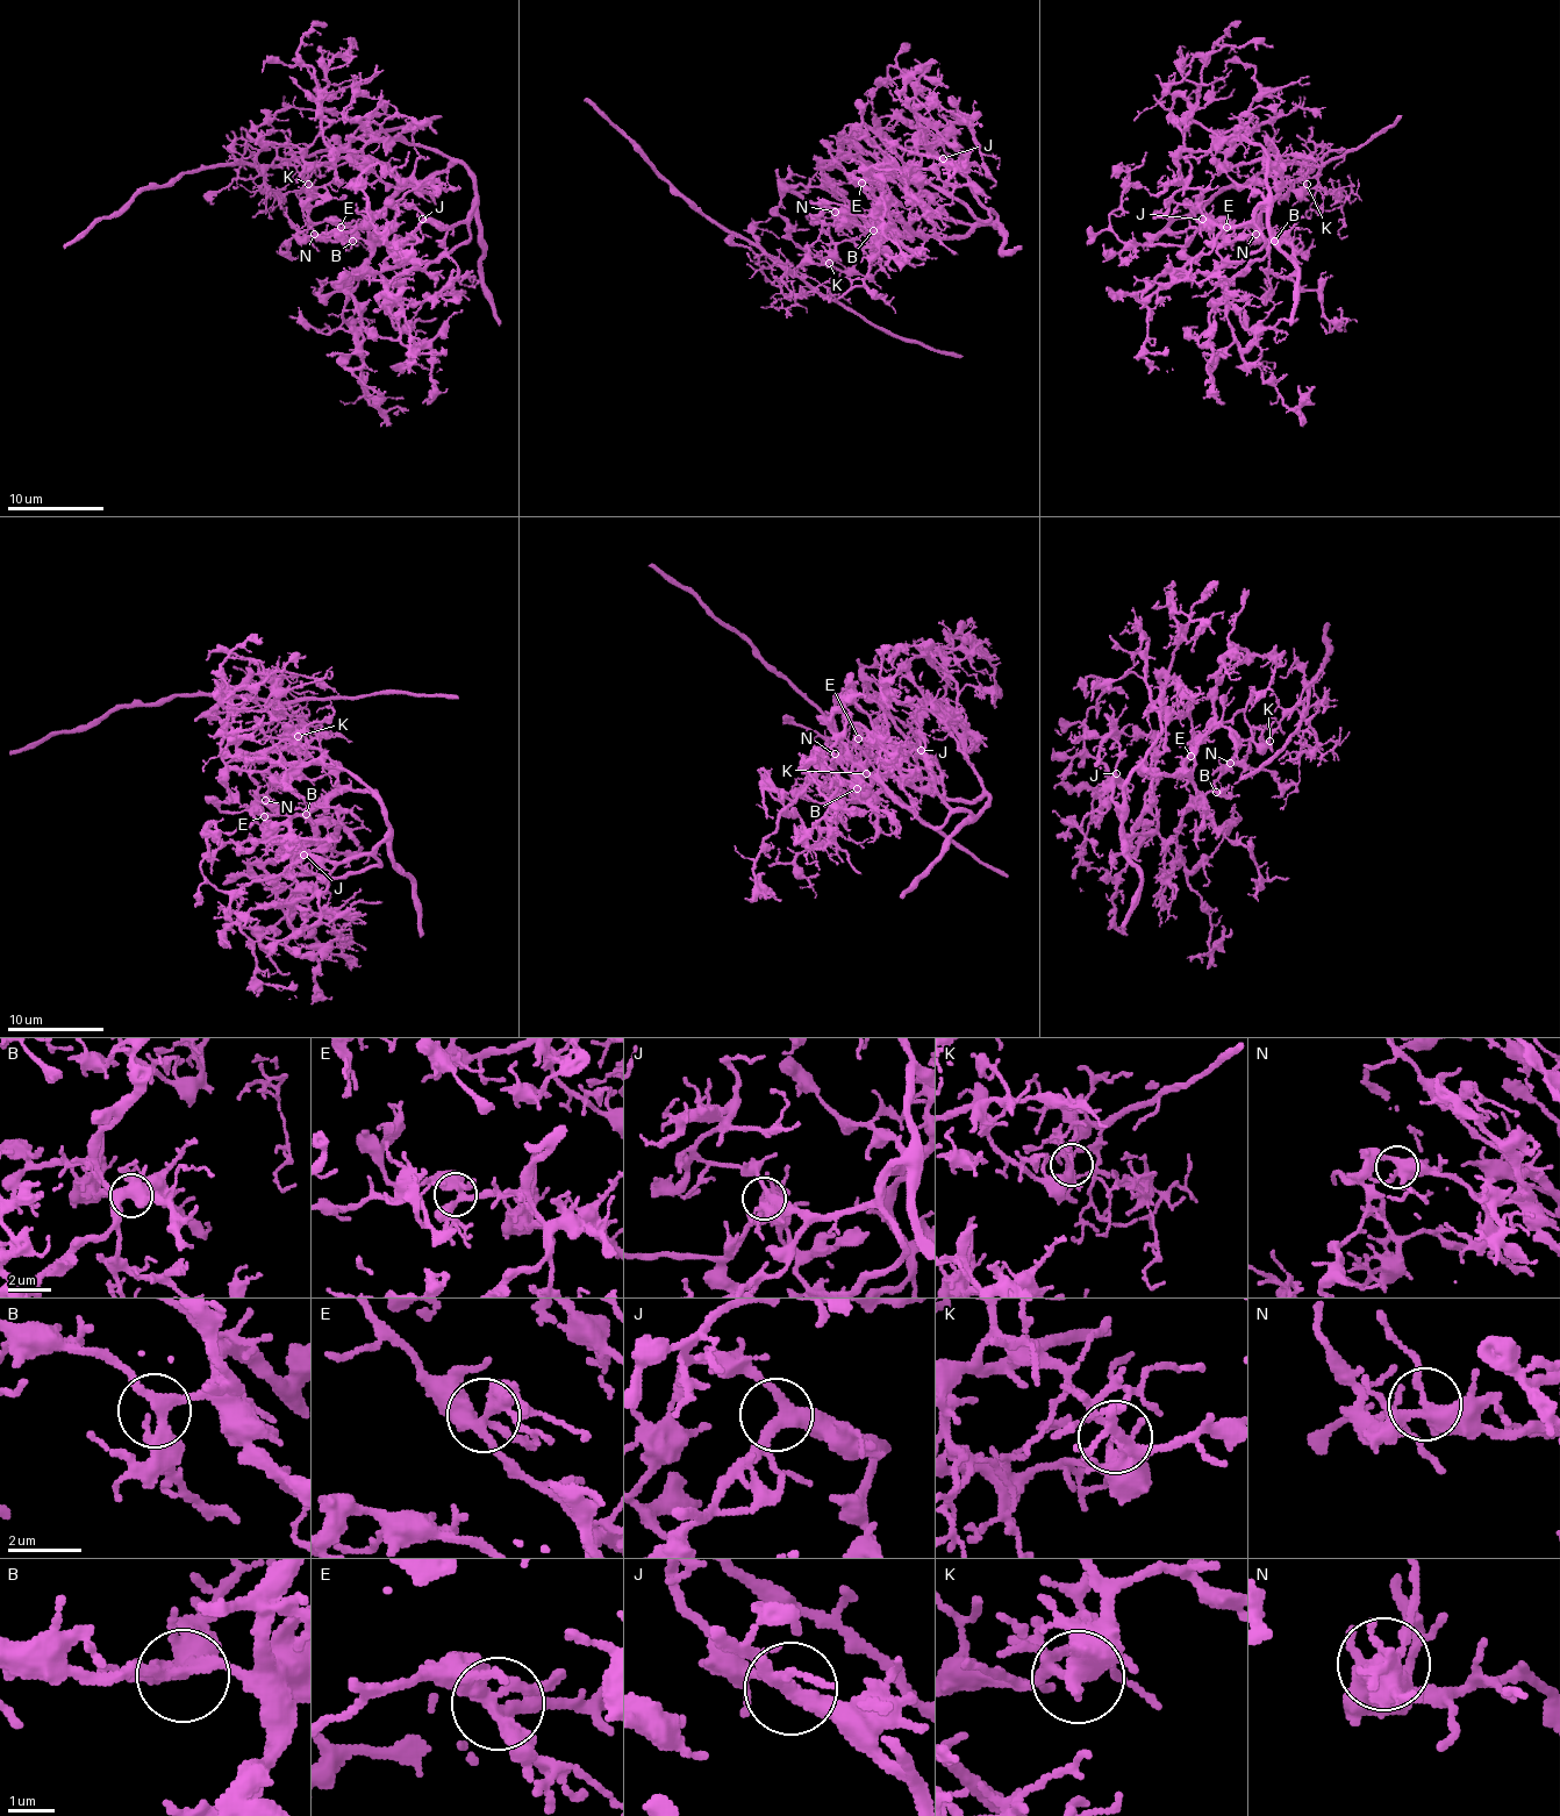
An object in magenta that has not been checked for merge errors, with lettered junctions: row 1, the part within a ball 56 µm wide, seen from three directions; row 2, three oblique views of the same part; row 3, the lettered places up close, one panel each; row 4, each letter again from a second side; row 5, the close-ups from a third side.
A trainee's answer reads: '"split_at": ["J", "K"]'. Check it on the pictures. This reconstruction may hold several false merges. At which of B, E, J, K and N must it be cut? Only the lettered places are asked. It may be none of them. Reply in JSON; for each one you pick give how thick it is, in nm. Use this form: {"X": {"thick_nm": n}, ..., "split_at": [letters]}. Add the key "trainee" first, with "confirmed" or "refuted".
{"trainee": "refuted", "K": {"thick_nm": 280}, "split_at": ["K"]}

